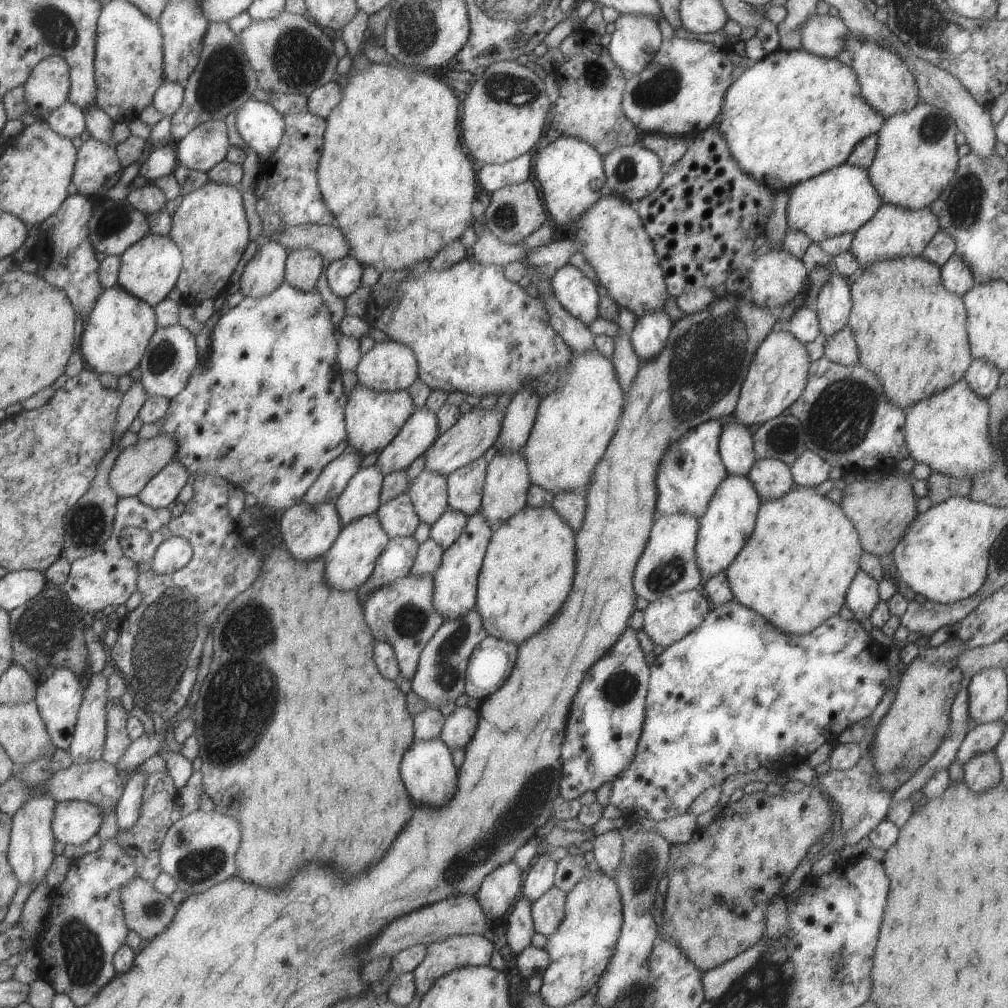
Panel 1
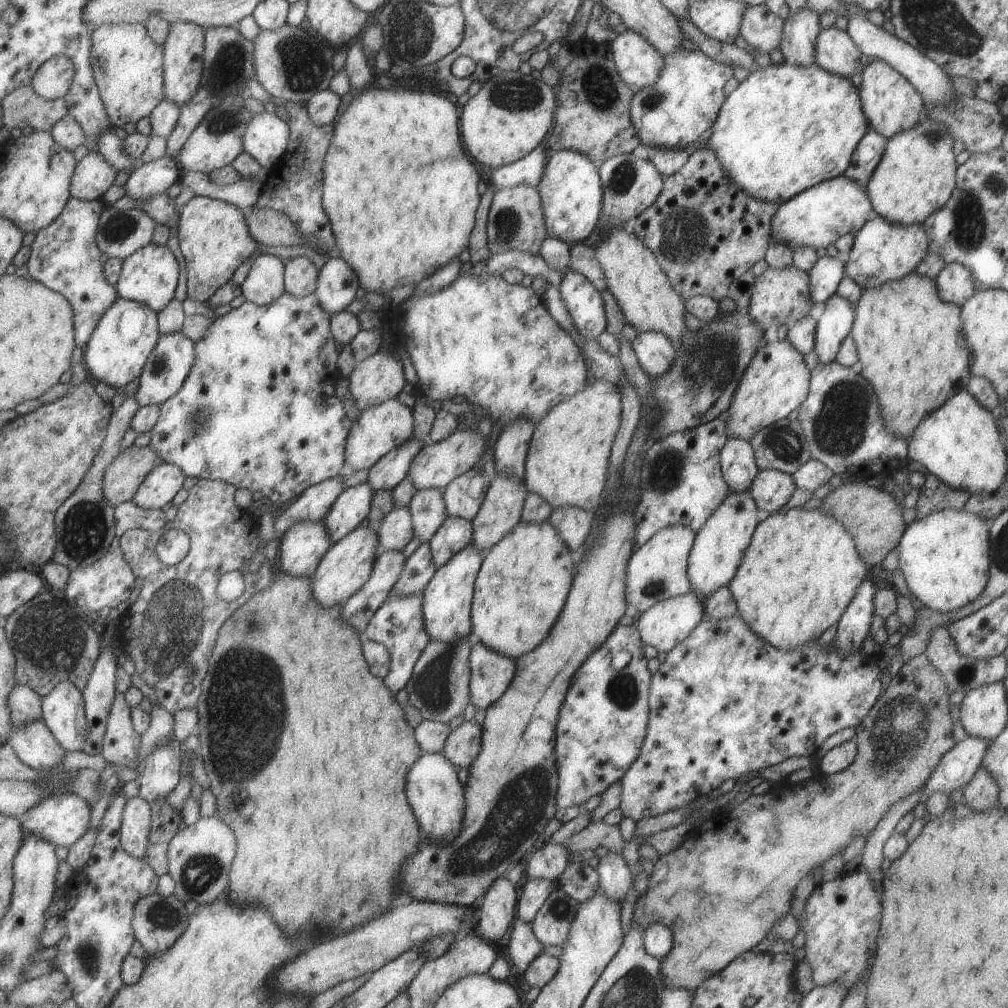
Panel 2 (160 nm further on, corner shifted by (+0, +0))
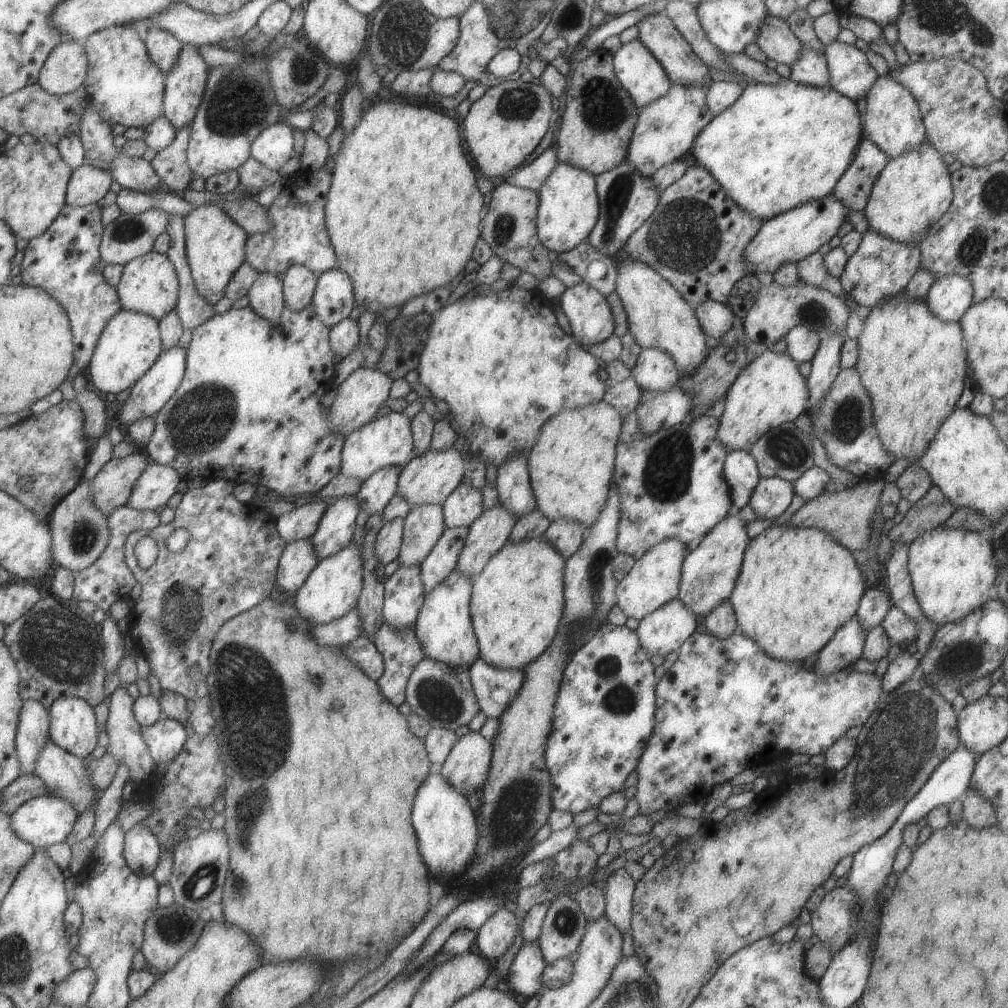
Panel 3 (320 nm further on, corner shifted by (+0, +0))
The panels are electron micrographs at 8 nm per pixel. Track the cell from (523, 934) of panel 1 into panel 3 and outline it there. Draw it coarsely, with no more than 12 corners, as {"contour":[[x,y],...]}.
{"contour":[[523,943],[509,965],[511,992],[538,997],[546,962],[537,943]]}

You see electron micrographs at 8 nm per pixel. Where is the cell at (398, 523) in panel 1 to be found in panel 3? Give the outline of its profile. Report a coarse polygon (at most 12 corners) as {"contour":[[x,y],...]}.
{"contour":[[403,519],[383,523],[374,540],[374,553],[385,566],[397,558]]}

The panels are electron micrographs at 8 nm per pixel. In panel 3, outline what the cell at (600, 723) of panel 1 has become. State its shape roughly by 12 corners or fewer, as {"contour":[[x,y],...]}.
{"contour":[[603,623],[563,667],[543,756],[551,806],[626,788],[654,667]]}

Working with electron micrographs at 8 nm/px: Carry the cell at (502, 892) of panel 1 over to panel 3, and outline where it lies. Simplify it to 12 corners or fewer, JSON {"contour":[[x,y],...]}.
{"contour":[[504,906],[476,930],[479,955],[495,961],[513,944],[515,914]]}

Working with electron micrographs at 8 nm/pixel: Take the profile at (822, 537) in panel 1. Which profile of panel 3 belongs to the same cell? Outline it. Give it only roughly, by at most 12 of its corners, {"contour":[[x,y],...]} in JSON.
{"contour":[[782,524],[728,601],[771,659],[818,653],[867,585],[850,550]]}

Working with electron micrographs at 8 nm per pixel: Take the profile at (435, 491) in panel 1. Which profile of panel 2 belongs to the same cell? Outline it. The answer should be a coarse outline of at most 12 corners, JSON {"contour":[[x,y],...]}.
{"contour":[[439,489],[408,504],[414,538],[427,543],[447,517]]}

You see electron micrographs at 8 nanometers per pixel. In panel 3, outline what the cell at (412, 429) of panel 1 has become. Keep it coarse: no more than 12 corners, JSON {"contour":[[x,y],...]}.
{"contour":[[397,467],[371,473],[353,495],[368,516],[396,495]]}

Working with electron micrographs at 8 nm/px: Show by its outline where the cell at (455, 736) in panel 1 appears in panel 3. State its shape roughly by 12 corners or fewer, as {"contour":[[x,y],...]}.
{"contour":[[477,731],[459,738],[439,774],[465,798],[481,798],[492,744]]}

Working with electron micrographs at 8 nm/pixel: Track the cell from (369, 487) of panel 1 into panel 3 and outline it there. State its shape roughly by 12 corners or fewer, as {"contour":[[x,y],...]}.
{"contour":[[355,496],[324,510],[309,539],[317,561],[352,542]]}

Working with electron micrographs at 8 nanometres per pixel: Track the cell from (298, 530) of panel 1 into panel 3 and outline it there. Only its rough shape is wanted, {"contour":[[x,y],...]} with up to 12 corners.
{"contour":[[309,539],[286,543],[276,568],[281,595],[295,594],[317,564]]}

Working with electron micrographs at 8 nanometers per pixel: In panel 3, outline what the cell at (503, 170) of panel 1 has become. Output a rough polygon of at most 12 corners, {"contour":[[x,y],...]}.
{"contour":[[549,146],[507,184],[537,193],[557,163]]}

